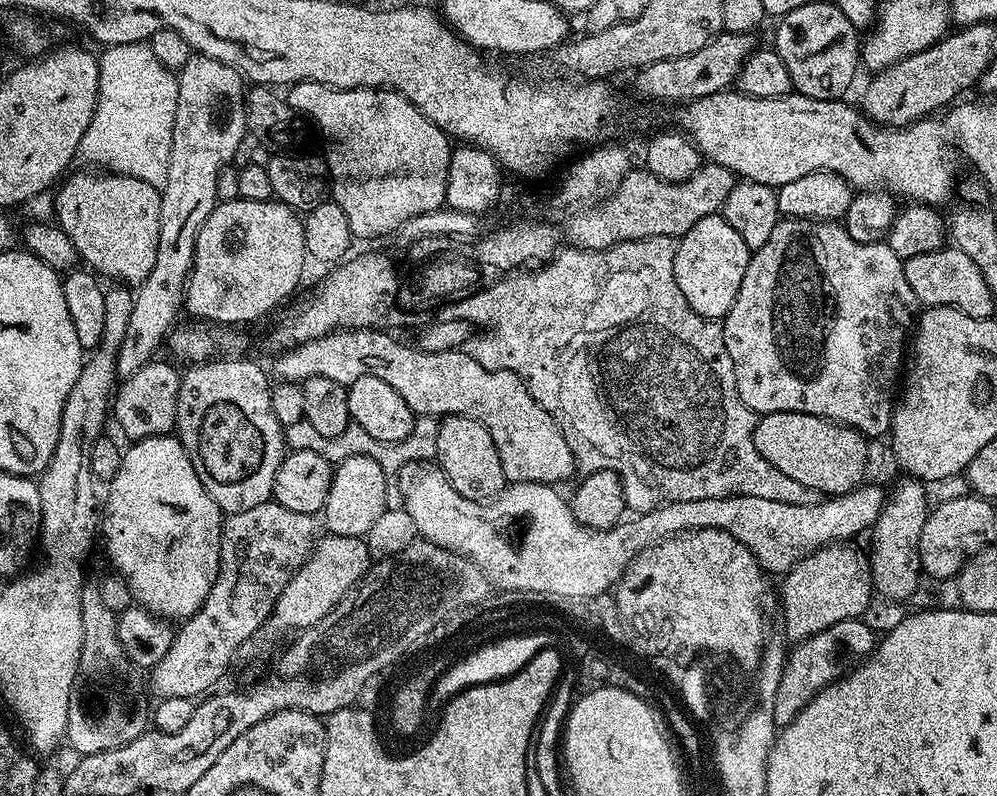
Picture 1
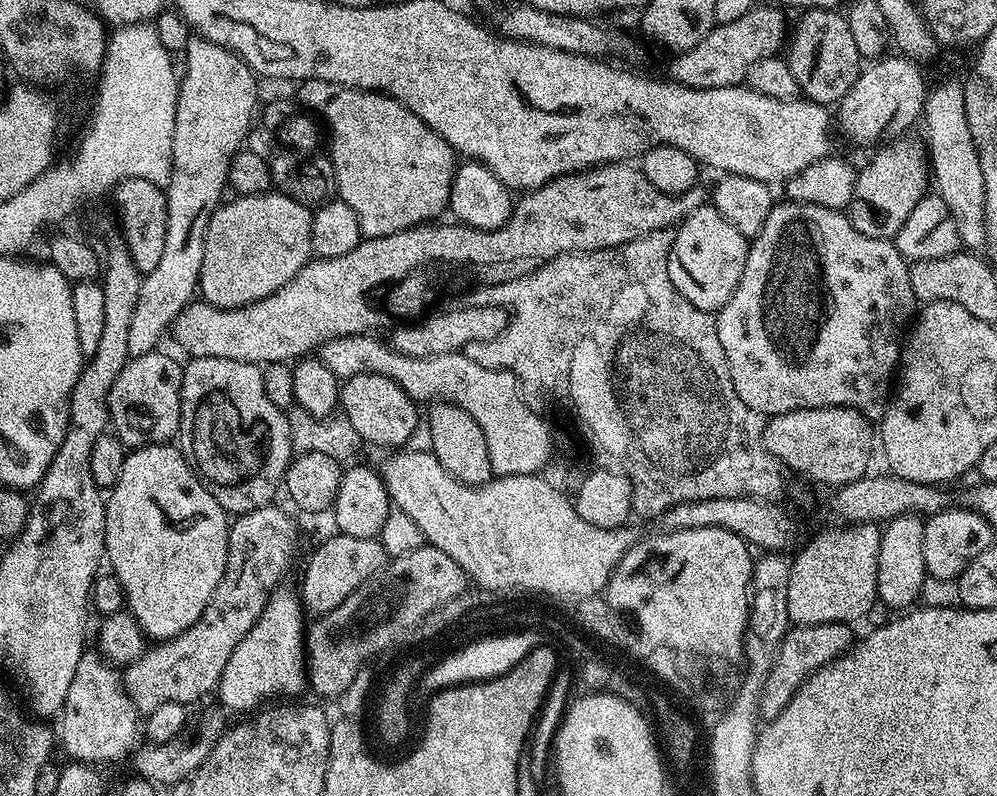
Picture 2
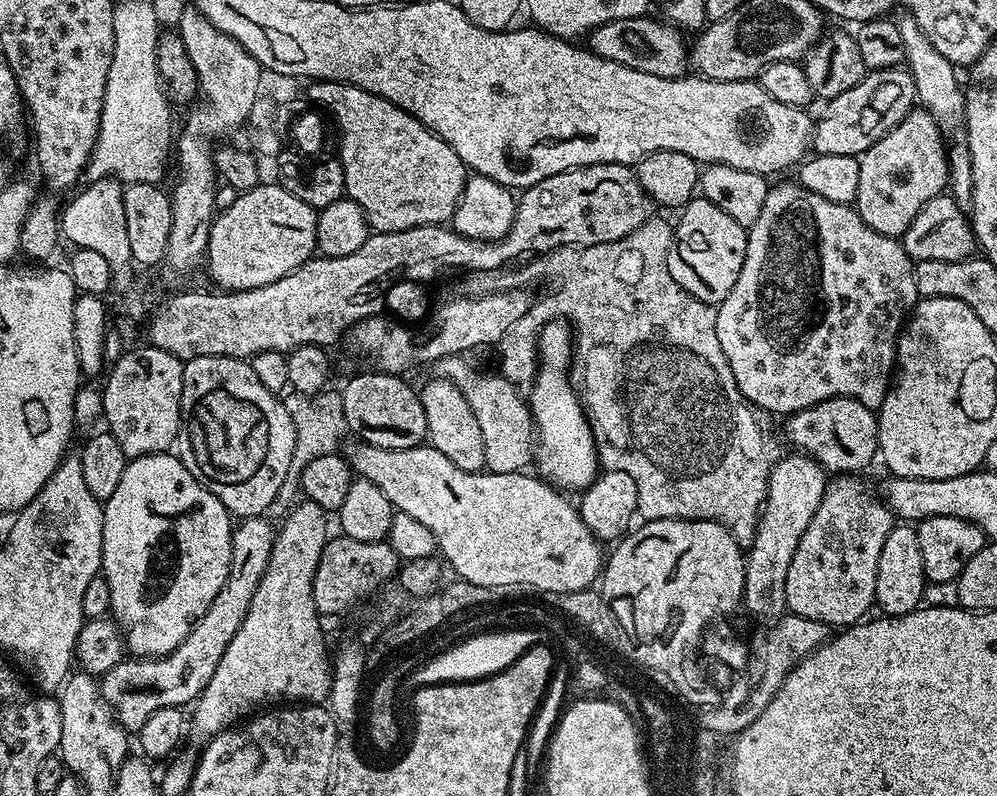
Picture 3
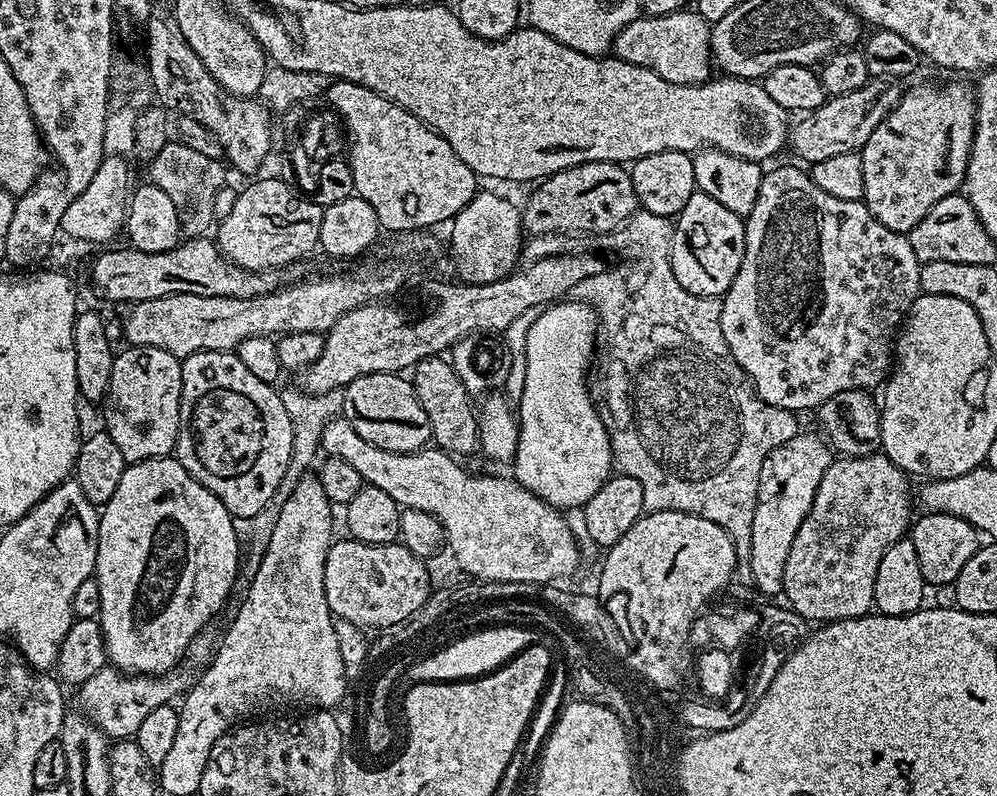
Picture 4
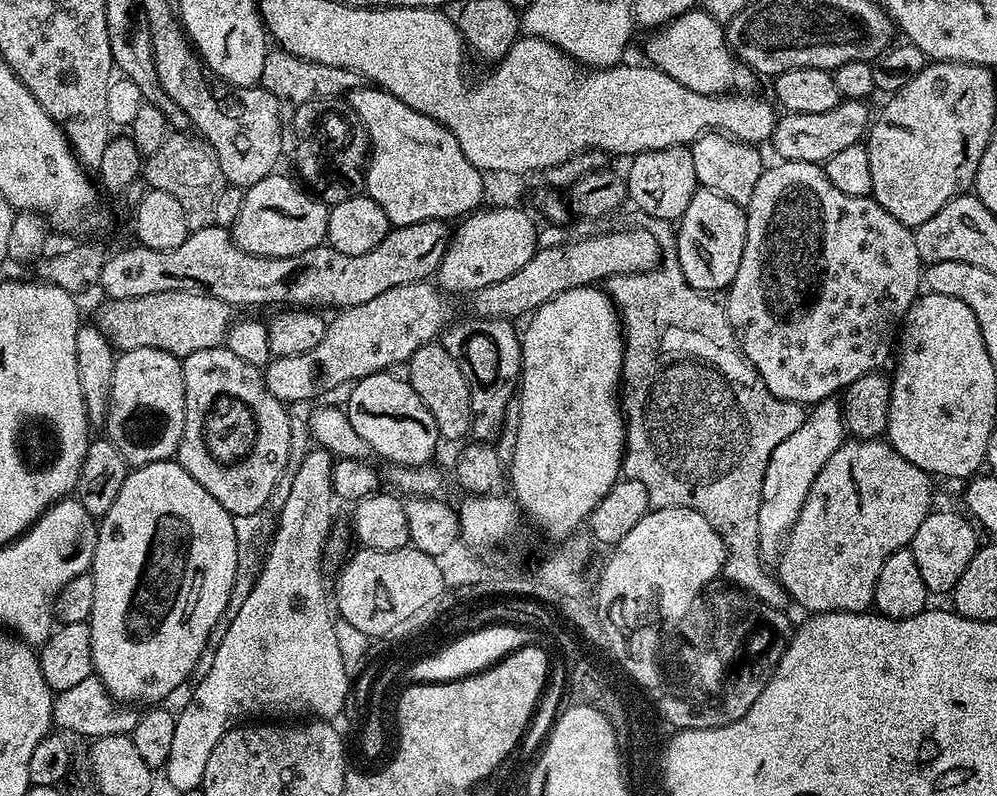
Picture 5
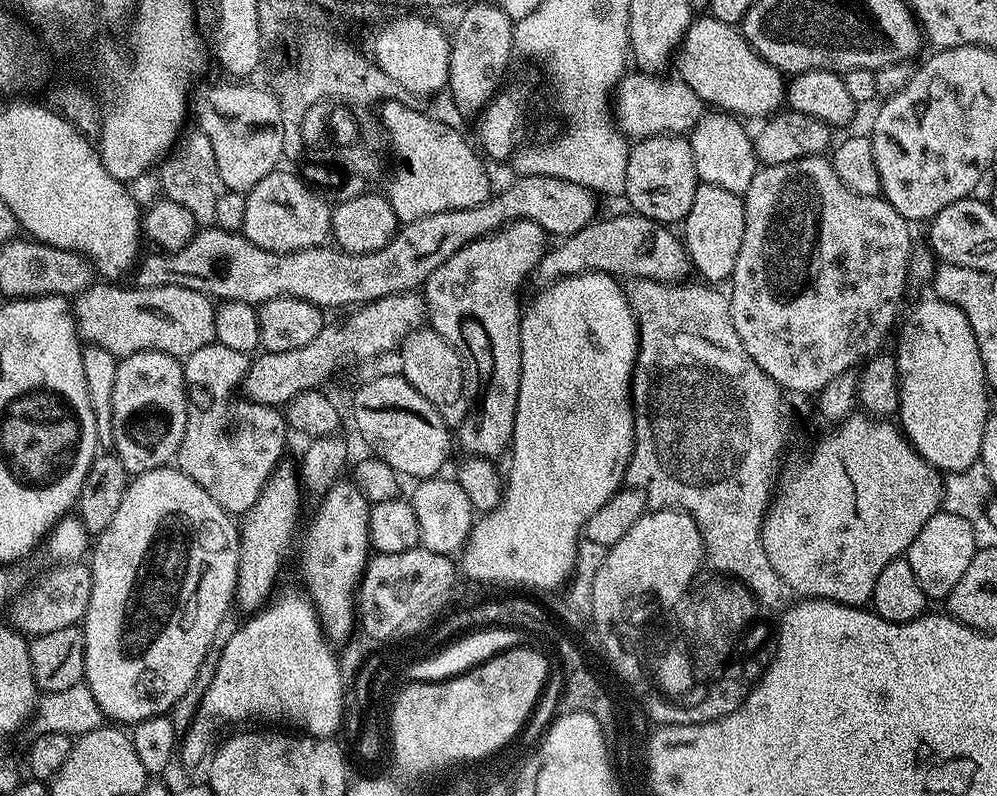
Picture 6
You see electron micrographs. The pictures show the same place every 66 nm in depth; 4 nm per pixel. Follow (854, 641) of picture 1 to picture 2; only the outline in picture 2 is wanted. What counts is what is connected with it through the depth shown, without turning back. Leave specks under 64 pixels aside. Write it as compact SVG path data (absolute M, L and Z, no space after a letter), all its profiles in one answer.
M797 624L789 627L778 650L778 661L782 662L782 668L784 664L784 671L778 666L772 668L764 683L760 699L761 721L767 722L775 718L812 673L851 649L854 635L850 629L848 624Z

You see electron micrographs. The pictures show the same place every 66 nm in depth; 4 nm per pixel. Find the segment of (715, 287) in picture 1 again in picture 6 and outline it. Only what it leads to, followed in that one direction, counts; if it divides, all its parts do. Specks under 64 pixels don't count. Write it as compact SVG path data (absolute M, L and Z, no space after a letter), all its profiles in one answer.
M697 183L696 193L694 194L694 202L690 202L690 210L687 216L682 221L682 239L684 241L684 249L688 251L688 259L694 272L697 272L699 279L704 282L716 282L712 280L724 280L727 281L731 277L734 270L734 262L738 262L738 250L742 250L742 234L744 233L744 202L743 199L737 193L730 190L722 190L722 186L710 186L709 184Z

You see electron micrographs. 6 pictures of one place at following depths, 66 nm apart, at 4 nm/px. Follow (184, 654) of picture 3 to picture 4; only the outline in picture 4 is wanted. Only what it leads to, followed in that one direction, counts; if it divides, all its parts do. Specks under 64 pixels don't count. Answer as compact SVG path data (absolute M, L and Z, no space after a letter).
M211 631L198 633L194 642L188 648L188 654L169 672L160 676L145 676L143 674L129 674L120 671L115 666L105 666L94 674L86 683L79 685L80 704L83 715L87 716L105 736L119 742L135 737L138 726L151 712L158 710L158 706L172 704L177 698L183 697L193 688L199 677L208 668L216 653L218 640L211 636Z

